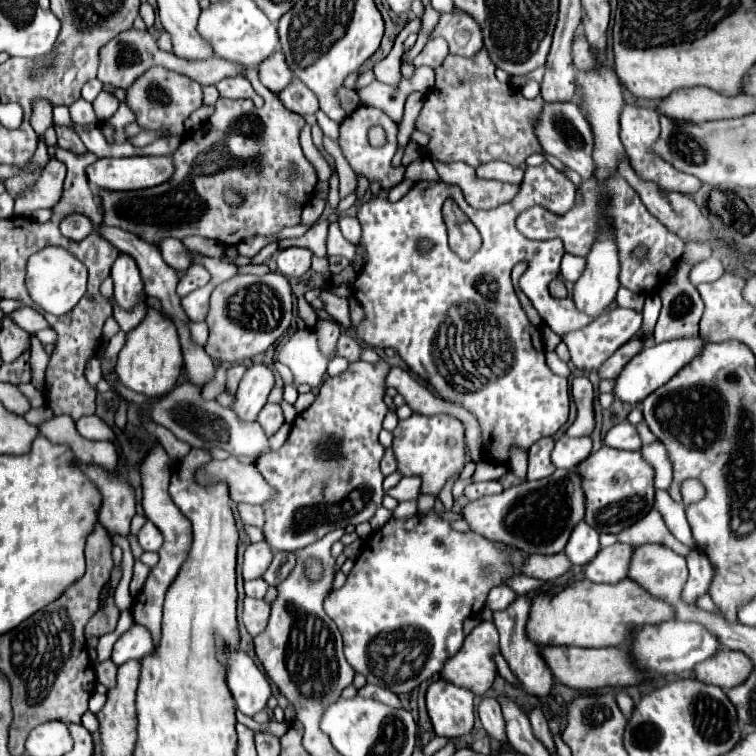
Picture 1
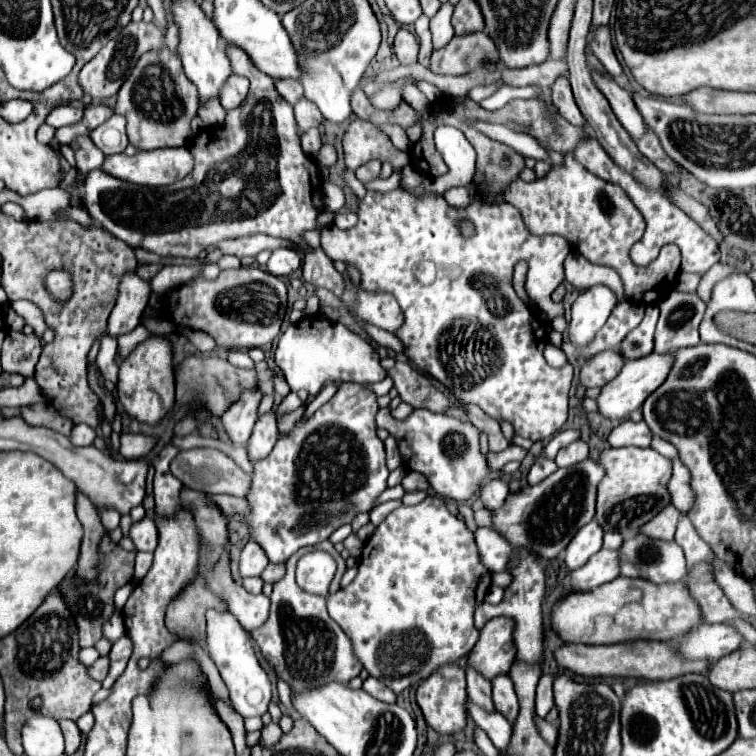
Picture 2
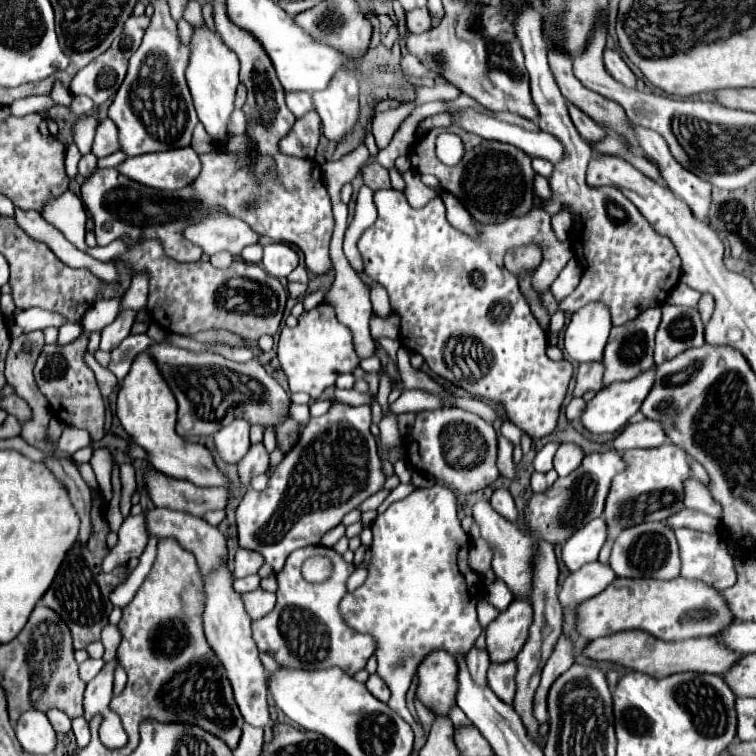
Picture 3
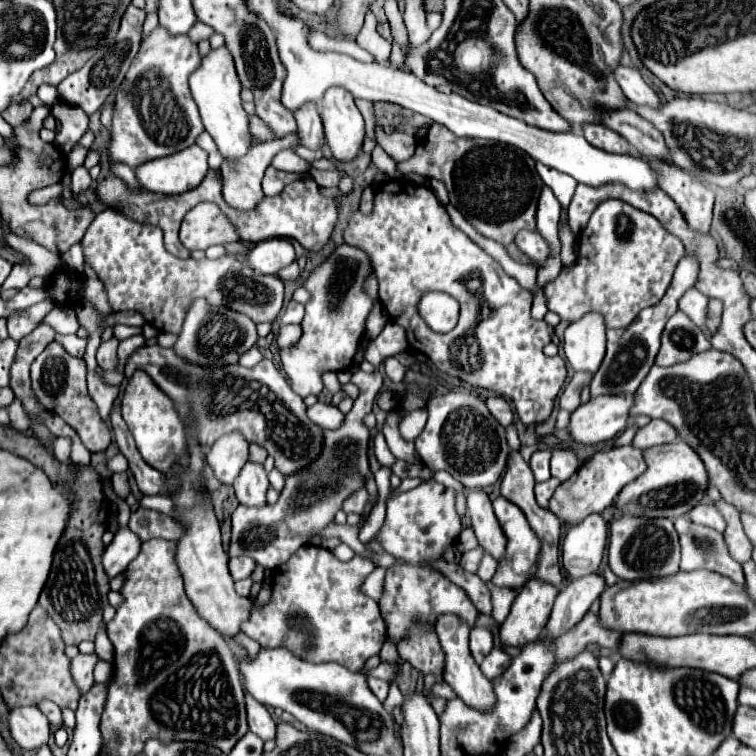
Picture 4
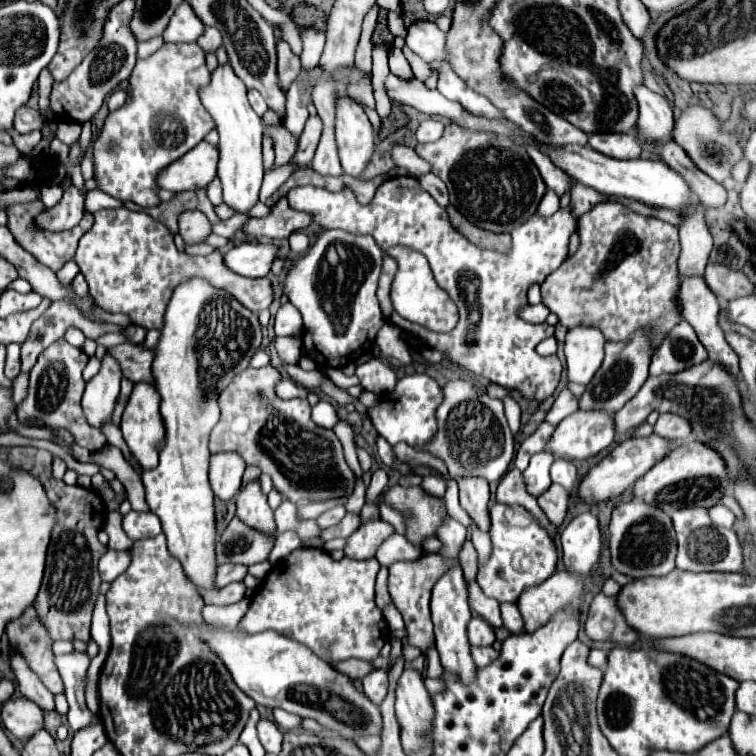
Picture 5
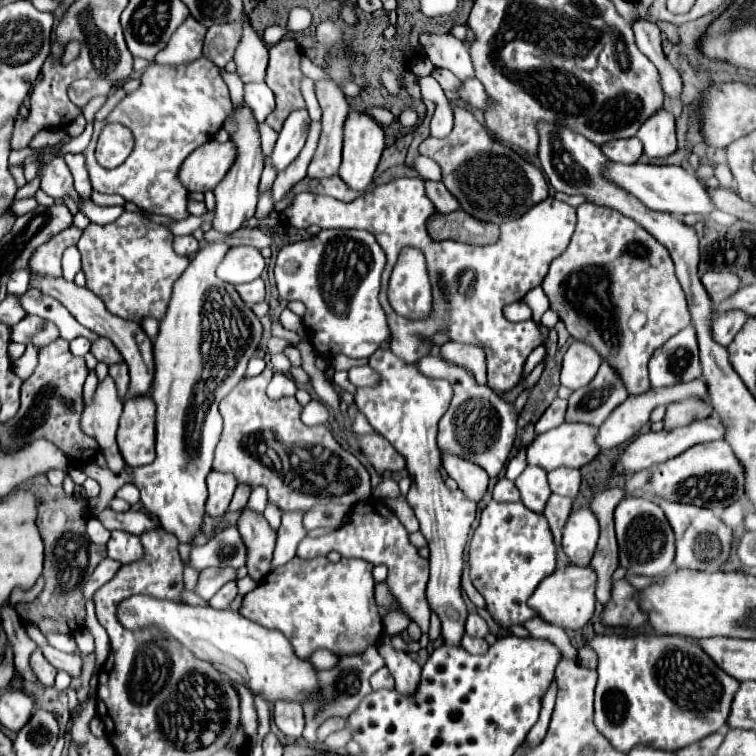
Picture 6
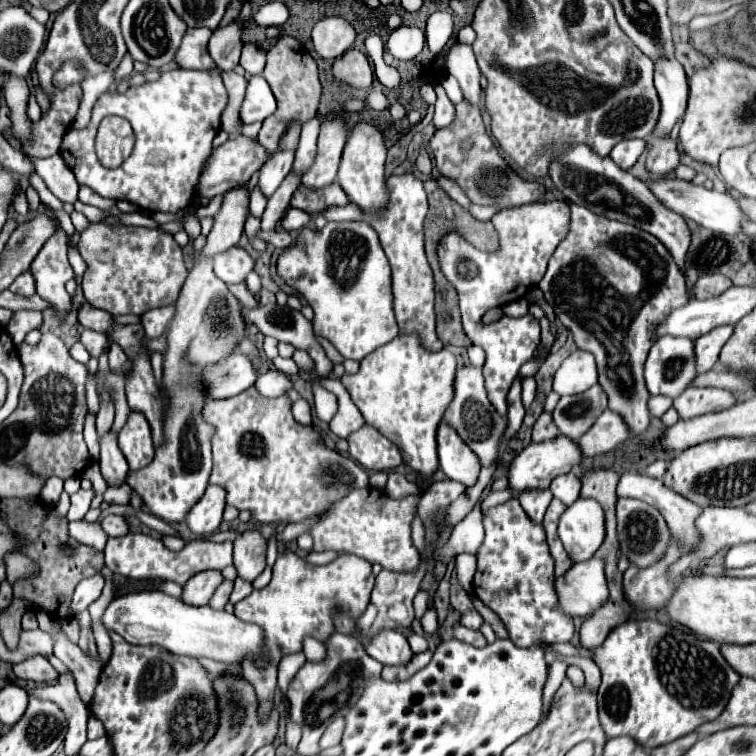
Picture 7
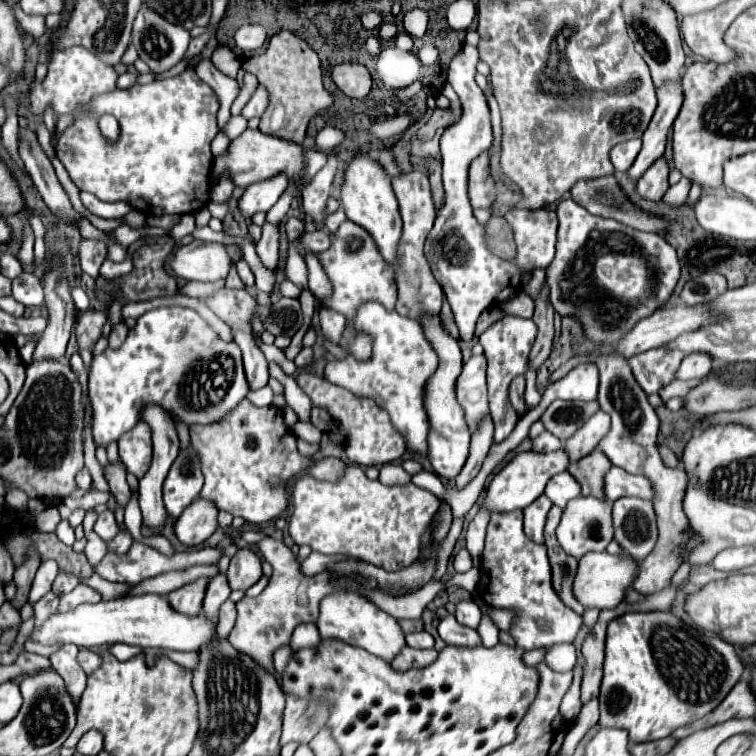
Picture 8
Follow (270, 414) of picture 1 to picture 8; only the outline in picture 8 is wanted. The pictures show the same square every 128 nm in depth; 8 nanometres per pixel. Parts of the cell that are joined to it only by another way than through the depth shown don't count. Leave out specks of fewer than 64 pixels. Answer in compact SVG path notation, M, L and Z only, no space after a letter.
M250 548L238 550L232 556L232 562L230 562L230 568L228 568L226 576L228 576L228 582L230 582L232 590L248 590L262 576L260 556Z

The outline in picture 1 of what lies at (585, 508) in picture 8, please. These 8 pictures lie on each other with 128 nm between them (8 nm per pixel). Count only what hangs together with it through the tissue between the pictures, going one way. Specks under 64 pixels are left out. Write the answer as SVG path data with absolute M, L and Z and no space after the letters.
M578 522L576 528L572 530L572 536L570 536L566 548L564 548L570 562L574 566L584 566L596 556L598 550L600 550L598 532L592 526L588 526L584 522Z

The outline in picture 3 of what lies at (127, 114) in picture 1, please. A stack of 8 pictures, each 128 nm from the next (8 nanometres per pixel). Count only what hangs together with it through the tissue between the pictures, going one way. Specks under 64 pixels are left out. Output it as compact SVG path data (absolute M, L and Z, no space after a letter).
M106 118L96 128L96 138L94 138L92 152L98 158L104 158L104 156L108 156L108 154L112 154L116 150L120 150L120 144L118 144L118 128L116 128L116 124L110 118Z

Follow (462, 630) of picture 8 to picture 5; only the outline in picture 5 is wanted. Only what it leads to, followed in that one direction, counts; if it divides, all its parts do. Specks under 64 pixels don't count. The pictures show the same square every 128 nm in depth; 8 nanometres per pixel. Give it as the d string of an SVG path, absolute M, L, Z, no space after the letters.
M490 646L488 648L472 648L472 658L480 668L484 668L484 666L492 664L498 658L498 652Z

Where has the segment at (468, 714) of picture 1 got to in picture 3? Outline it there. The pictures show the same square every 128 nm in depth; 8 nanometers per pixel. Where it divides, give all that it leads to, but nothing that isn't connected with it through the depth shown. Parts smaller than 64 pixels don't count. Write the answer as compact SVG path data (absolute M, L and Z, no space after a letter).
M444 650L426 656L418 668L416 698L438 716L448 716L456 704L458 690L458 660Z

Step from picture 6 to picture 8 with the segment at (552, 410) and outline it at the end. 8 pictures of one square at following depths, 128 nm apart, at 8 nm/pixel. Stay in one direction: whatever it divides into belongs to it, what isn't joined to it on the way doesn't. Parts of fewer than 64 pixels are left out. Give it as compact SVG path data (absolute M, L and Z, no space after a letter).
M546 430L532 440L532 450L536 450L536 452L552 452L556 448L562 448L562 442L556 440L556 436L552 436Z

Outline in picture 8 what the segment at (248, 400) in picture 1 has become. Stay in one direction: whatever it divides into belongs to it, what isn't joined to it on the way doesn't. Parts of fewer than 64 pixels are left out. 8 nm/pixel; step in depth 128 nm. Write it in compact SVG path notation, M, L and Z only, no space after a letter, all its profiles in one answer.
M196 498L176 520L176 536L184 546L200 546L218 528L218 508L212 500Z

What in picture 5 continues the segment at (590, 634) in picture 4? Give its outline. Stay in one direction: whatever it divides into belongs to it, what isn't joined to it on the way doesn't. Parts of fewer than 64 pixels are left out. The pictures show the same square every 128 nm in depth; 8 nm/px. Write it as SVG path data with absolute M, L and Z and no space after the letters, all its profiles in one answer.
M596 594L590 602L584 634L594 642L614 642L620 646L632 646L638 640L636 630L628 628L624 616L616 606L614 596Z

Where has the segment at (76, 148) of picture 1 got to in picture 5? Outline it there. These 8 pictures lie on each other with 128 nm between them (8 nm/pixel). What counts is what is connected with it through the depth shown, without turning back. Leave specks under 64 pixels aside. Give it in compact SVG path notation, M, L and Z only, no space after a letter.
M74 184L64 192L64 198L50 210L44 210L40 216L36 216L36 224L42 230L70 230L76 226L84 216L84 192L76 188Z

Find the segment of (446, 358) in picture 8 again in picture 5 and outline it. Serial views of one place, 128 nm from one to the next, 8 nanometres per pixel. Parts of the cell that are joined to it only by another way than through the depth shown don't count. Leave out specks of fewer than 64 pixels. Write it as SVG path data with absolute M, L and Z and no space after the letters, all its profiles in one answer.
M464 478L458 480L460 486L460 504L470 514L472 522L482 530L490 530L490 514L488 514L488 482L480 478Z

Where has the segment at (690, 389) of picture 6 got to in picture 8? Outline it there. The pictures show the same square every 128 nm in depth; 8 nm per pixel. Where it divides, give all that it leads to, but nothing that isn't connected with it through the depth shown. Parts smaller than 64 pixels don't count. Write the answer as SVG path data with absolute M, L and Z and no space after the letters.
M602 410L596 412L570 440L564 442L564 450L568 452L570 462L588 456L598 446L602 436L608 434L608 428L610 428L610 416Z

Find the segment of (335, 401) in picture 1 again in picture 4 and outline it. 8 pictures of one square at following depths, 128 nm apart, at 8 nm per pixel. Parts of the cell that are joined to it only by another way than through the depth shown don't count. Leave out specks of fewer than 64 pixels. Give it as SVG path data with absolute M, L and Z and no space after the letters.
M374 366L374 372L354 372L352 380L360 390L360 396L354 400L354 406L344 414L344 422L336 430L324 430L324 442L320 456L300 472L294 472L286 478L284 488L276 504L264 504L250 508L240 504L232 514L232 542L228 556L250 556L264 568L278 568L284 560L304 544L308 544L320 530L334 522L336 512L342 508L344 500L354 492L364 488L364 482L370 474L368 464L368 442L370 432L364 426L364 416L372 412L374 396L378 394L384 376Z

